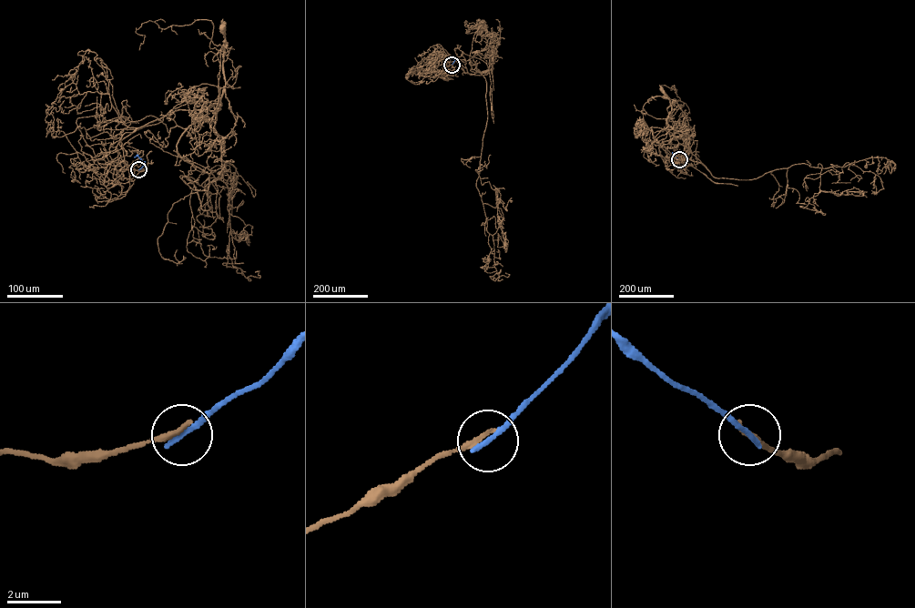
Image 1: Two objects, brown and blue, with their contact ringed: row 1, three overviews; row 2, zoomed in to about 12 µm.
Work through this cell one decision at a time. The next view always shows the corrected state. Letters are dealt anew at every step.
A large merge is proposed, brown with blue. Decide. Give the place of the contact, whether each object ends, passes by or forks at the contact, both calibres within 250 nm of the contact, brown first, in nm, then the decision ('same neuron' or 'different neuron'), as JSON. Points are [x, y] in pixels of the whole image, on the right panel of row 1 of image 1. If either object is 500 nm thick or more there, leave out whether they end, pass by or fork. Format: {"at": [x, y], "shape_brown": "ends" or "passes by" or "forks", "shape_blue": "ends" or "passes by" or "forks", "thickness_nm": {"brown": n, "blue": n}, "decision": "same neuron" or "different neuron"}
{"at": [679, 159], "shape_brown": "ends", "shape_blue": "ends", "thickness_nm": {"brown": 240, "blue": 220}, "decision": "different neuron"}

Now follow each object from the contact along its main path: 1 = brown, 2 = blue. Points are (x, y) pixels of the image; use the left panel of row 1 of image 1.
1: (138, 169), (106, 186), (83, 153), (113, 151), (177, 110), (214, 113), (225, 84), (223, 28)
2: (138, 169), (145, 162), (137, 155), (134, 157)

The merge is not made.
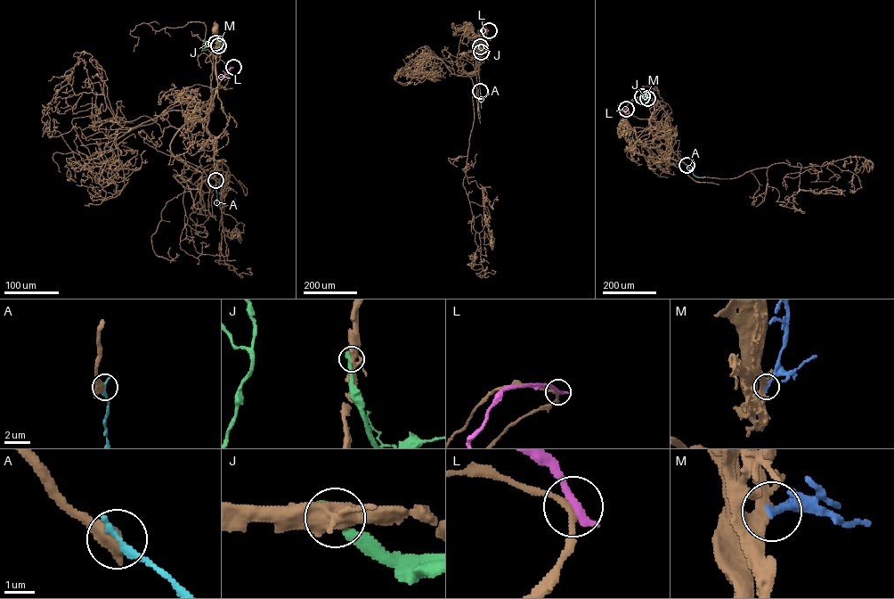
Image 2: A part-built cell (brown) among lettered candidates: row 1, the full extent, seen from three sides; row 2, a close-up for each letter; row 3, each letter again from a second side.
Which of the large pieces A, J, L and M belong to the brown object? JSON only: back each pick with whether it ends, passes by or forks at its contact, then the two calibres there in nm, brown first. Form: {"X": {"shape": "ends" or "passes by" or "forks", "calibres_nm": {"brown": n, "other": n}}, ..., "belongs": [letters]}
{"M": {"shape": "ends", "calibres_nm": {"brown": 280, "other": 260}}, "belongs": ["M"]}

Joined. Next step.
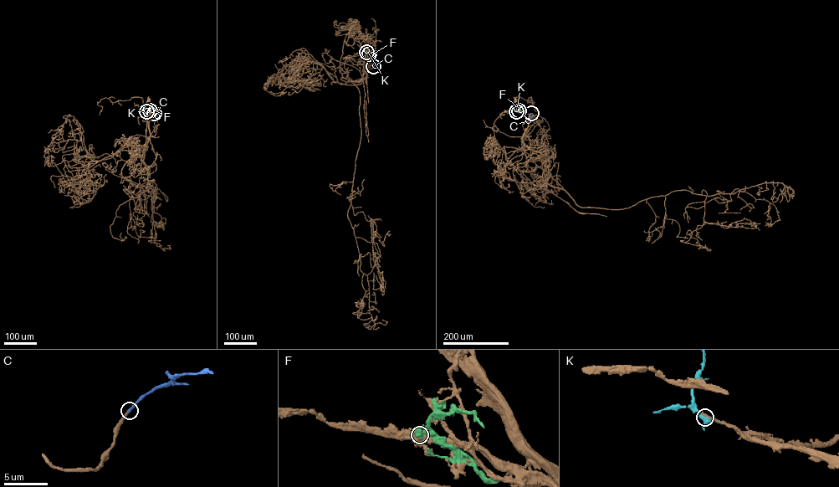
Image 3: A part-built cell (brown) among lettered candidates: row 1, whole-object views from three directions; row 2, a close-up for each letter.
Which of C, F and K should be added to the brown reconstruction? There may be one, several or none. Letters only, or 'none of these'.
C

